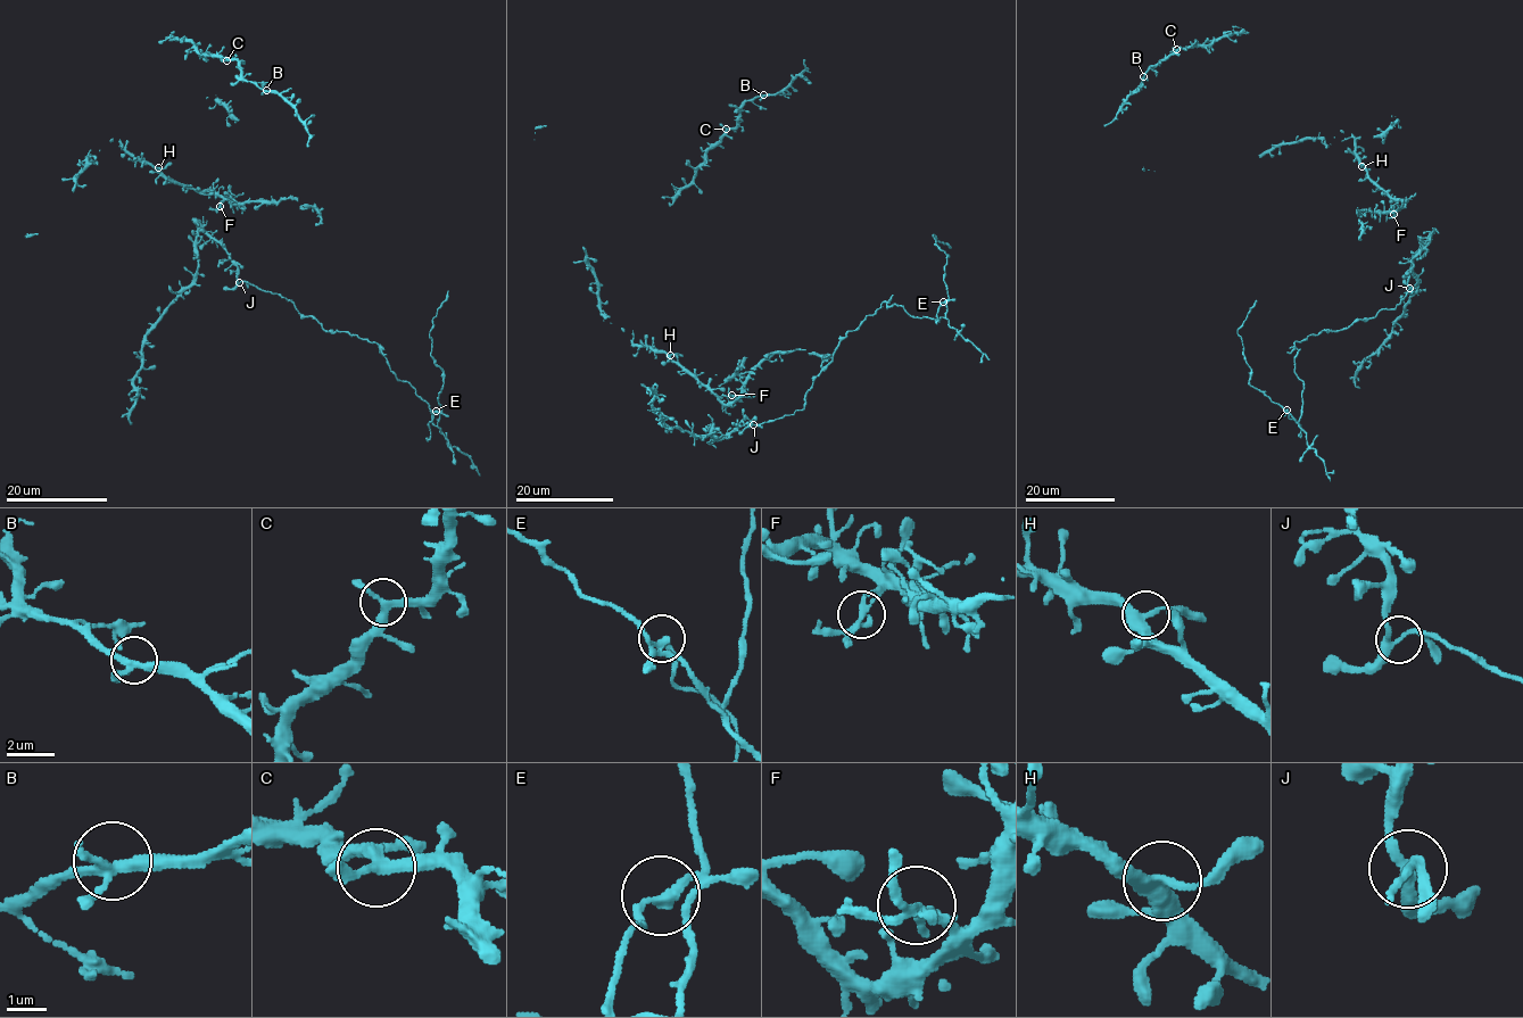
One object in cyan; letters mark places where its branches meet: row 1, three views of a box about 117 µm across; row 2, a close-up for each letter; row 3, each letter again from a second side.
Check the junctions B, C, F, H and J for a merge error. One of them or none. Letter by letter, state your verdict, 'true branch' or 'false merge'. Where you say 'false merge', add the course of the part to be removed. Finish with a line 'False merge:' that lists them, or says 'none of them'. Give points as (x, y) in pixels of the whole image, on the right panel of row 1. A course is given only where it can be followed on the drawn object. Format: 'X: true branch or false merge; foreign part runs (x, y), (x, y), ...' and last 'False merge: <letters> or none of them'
B: true branch
C: true branch
F: true branch
H: true branch
J: false merge; foreign part runs (1409, 287), (1396, 308), (1294, 342), (1294, 372), (1304, 383), (1298, 424), (1250, 383), (1236, 329), (1257, 299)
False merge: J

